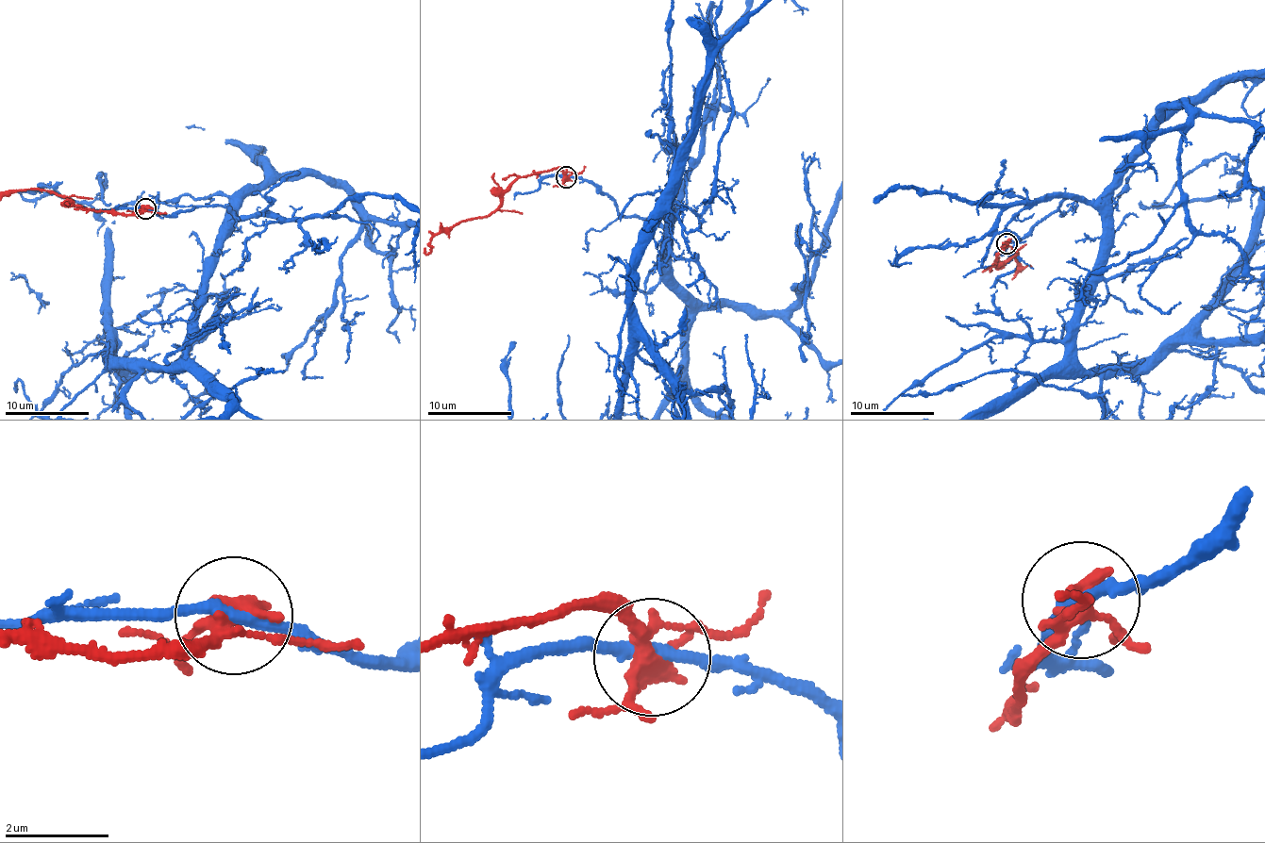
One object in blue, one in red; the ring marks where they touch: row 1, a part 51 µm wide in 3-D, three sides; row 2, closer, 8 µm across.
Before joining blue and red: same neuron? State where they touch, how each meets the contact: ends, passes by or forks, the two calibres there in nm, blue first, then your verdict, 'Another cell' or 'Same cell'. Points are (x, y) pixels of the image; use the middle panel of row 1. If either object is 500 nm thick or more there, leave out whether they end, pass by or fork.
Place: (566, 176). At the ring blue passes by. At the ring red forks. Thickness 220 nm (blue) against 320 nm. Another cell

